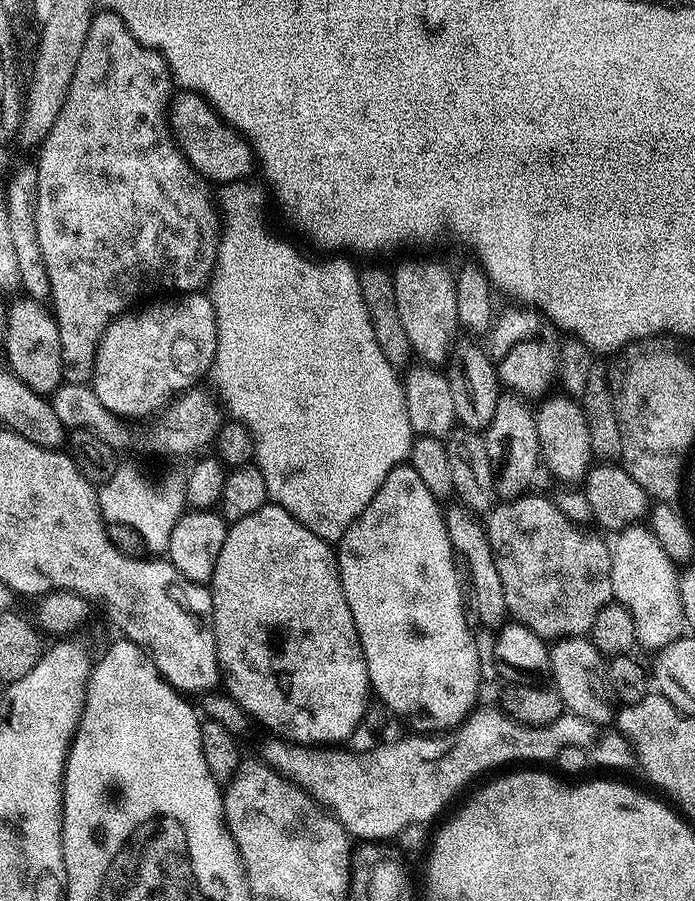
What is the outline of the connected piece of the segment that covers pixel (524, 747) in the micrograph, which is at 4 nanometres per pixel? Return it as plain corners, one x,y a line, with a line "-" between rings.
477,707
463,724
451,732
439,734
408,734
401,740
392,740
389,744
380,744
377,748
368,748
365,752
343,752
340,746
309,746
294,744
275,734
260,744
259,759
267,768
273,768
283,780
299,786
307,792
321,808
335,816
349,837
356,836
360,842
388,842
392,836
399,837
401,830
411,824
427,825
475,776
488,772
491,768
500,768
511,760
548,760
555,761
556,756
566,750
566,746
585,748
591,759
604,768
633,767
634,757
628,739
617,732
615,727
601,726
586,718
578,718
574,713
565,711
554,722
546,726
531,728
512,720
499,707

